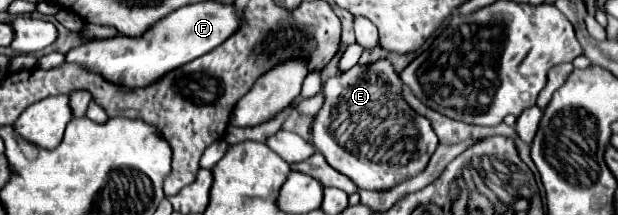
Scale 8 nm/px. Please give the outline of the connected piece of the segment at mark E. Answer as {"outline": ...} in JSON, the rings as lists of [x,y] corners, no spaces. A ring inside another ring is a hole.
{"outline":[[[378,60],[368,66],[356,64],[350,70],[328,78],[322,86],[322,94],[324,104],[312,122],[312,142],[316,150],[324,154],[326,162],[344,176],[348,176],[358,188],[388,190],[390,186],[396,186],[398,182],[426,168],[430,154],[434,154],[438,146],[438,136],[432,130],[430,120],[418,116],[402,98],[402,80],[394,70],[392,62]]]}

